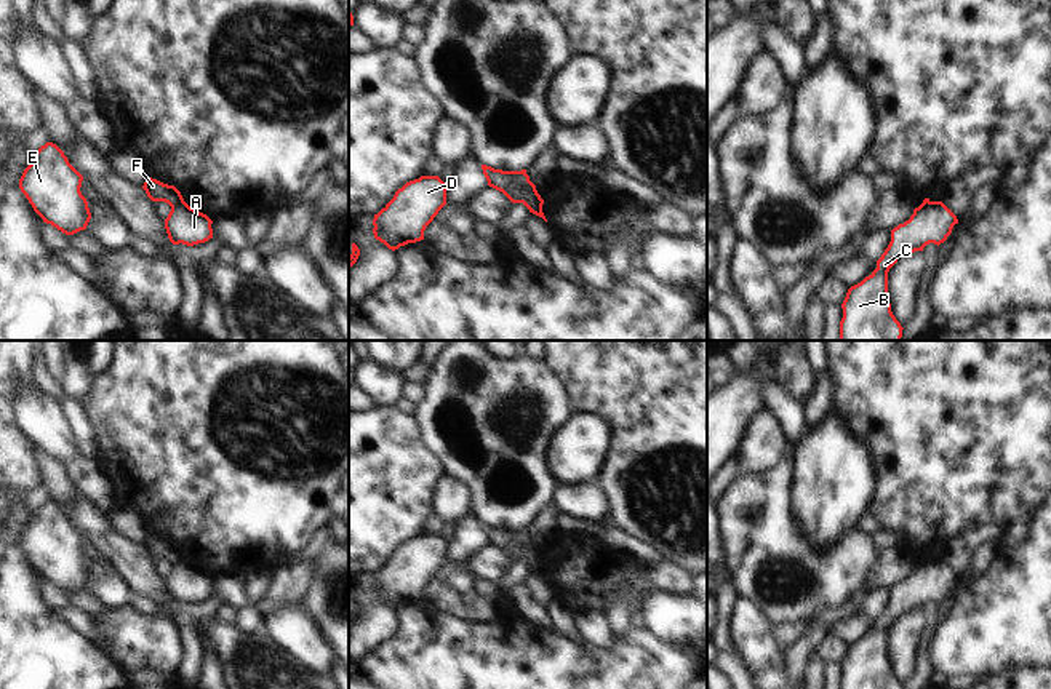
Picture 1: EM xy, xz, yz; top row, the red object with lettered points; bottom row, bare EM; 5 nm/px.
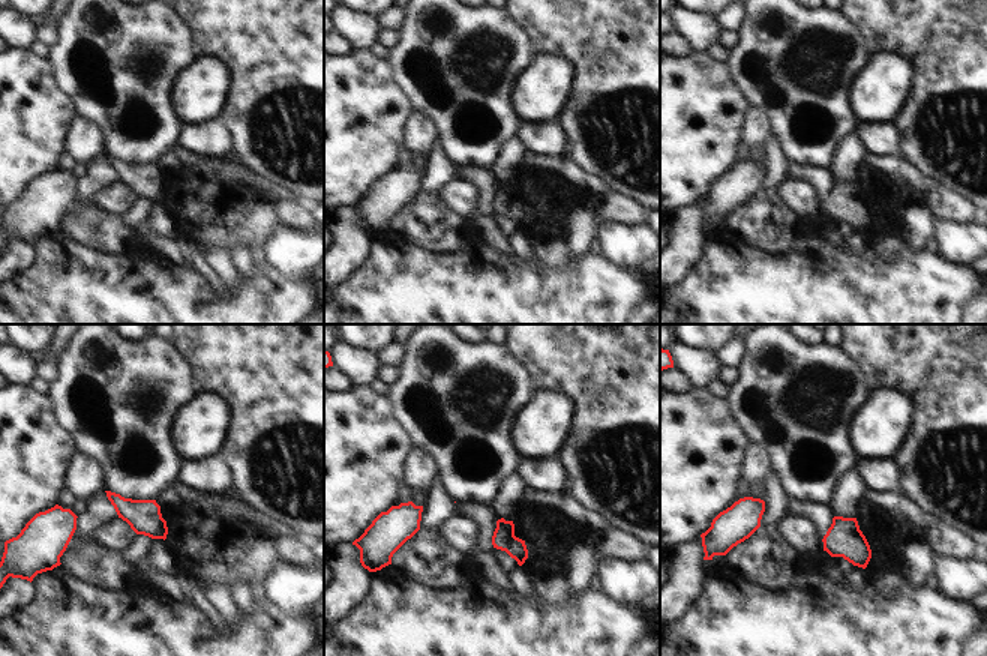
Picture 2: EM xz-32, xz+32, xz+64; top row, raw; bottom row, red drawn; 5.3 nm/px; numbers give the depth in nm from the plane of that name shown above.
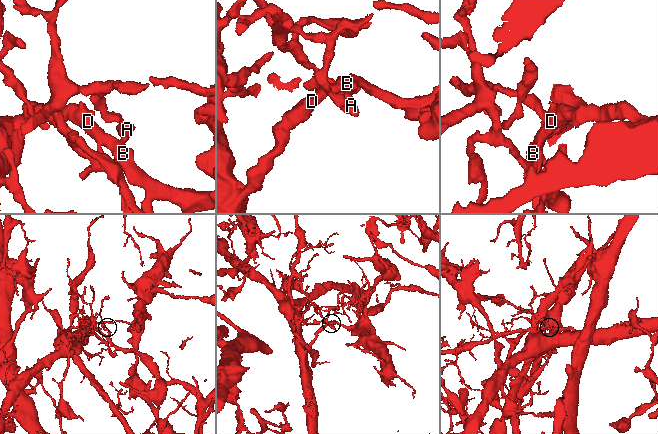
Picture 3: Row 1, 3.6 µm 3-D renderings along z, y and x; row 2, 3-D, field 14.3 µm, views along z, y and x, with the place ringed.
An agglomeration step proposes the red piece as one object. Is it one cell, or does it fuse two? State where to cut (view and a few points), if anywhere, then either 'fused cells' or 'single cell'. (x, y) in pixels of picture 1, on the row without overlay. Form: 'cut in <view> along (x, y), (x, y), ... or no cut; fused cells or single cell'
cut in xy along (183, 558), (171, 566); fused cells

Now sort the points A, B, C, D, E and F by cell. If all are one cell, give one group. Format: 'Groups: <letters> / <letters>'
Groups: A B C D E / F

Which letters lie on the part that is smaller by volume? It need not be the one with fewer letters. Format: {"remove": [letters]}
{"remove": ["F"]}

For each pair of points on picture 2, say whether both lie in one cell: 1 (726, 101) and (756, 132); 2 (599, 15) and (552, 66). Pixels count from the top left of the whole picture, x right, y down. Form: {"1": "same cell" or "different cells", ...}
{"1": "different cells", "2": "different cells"}

